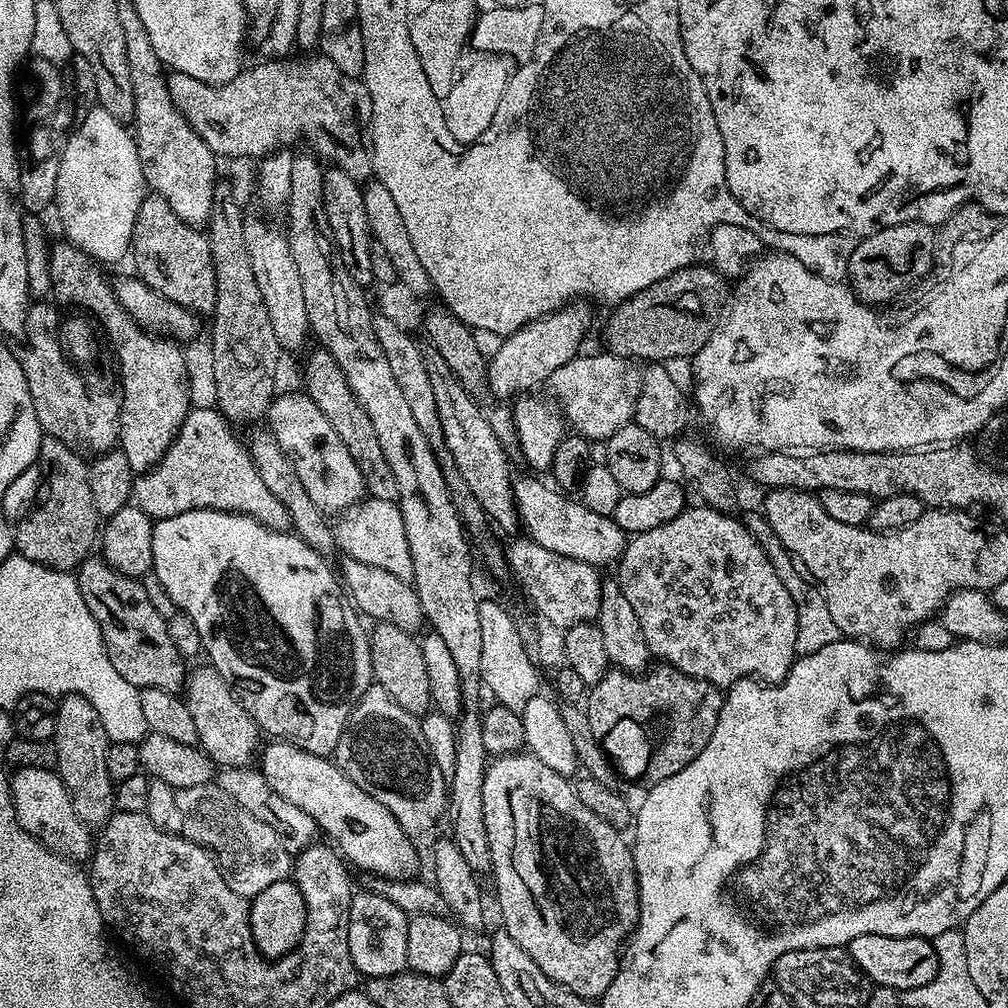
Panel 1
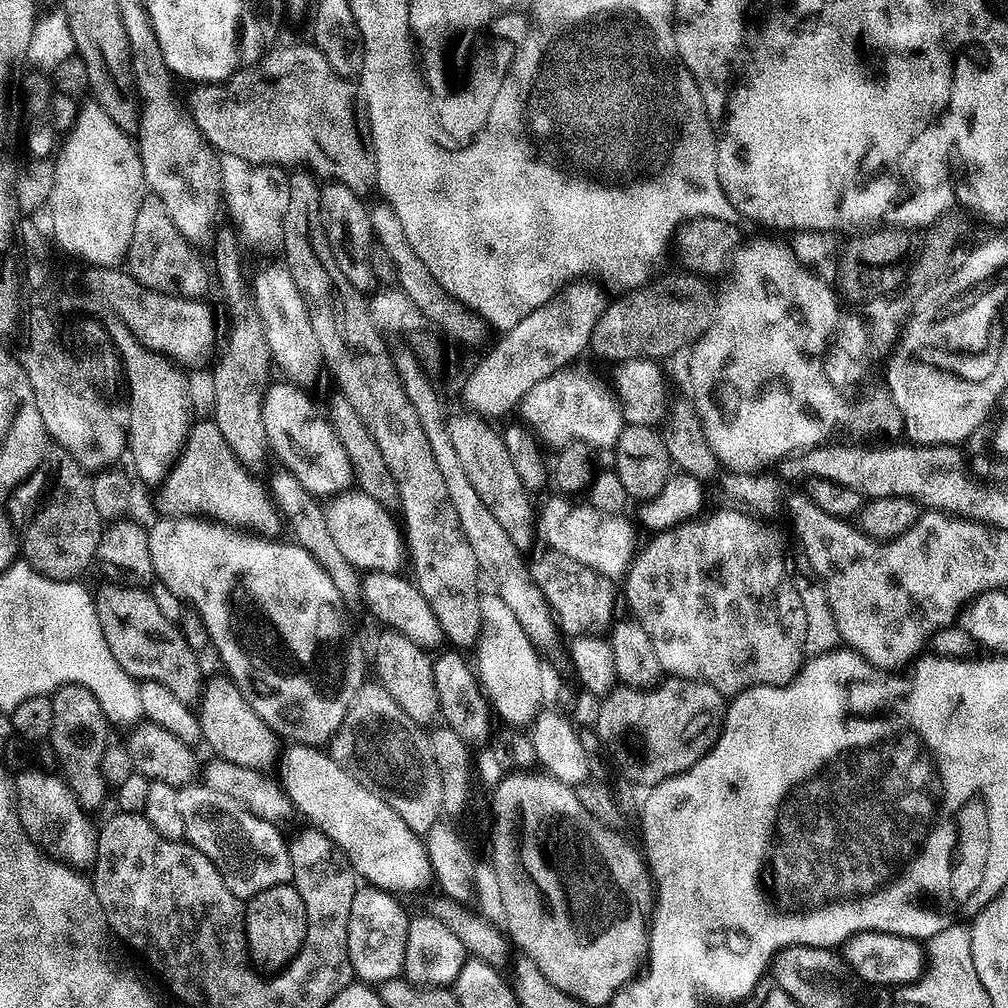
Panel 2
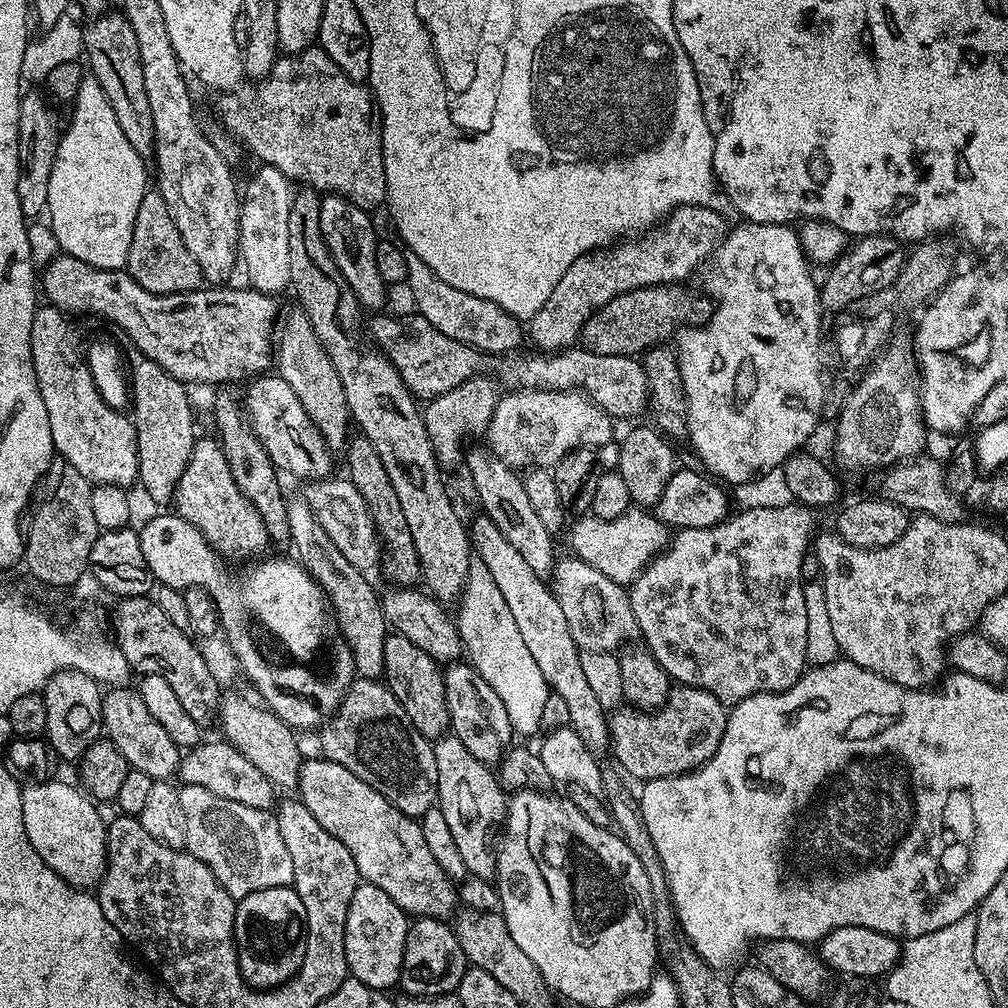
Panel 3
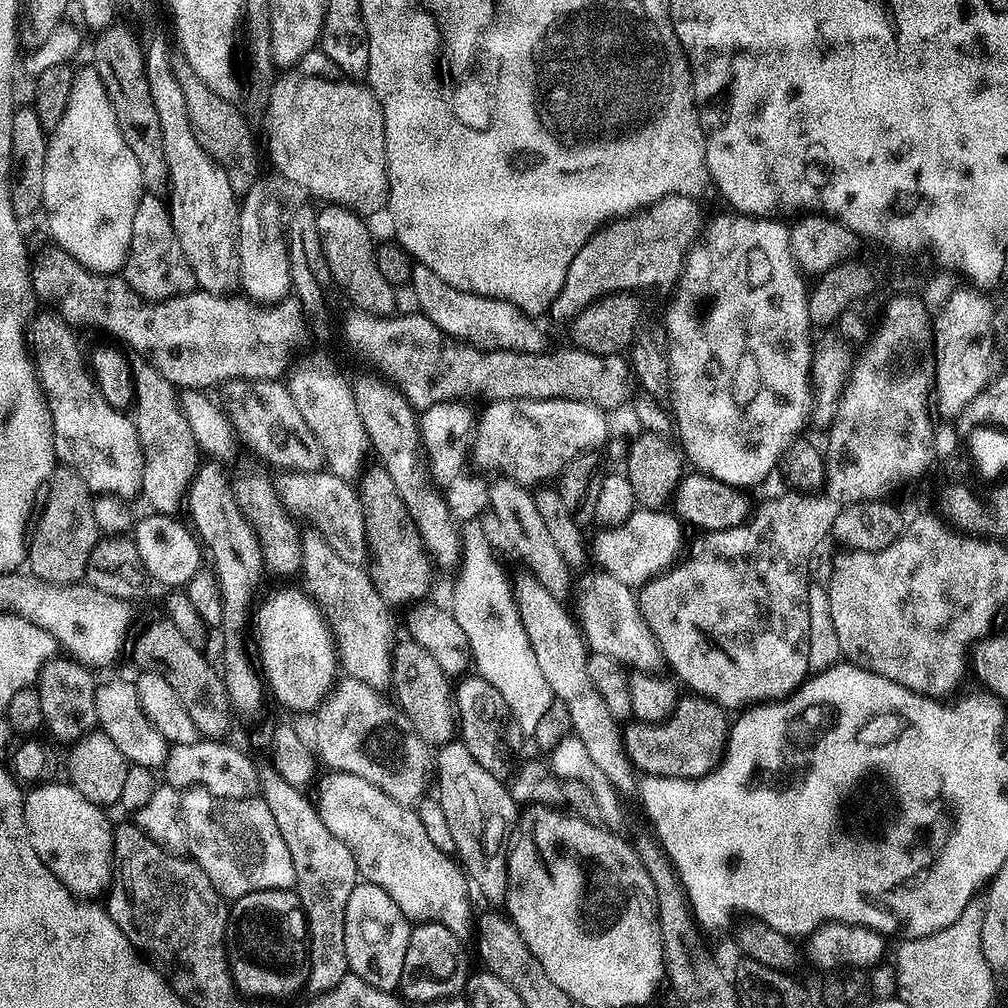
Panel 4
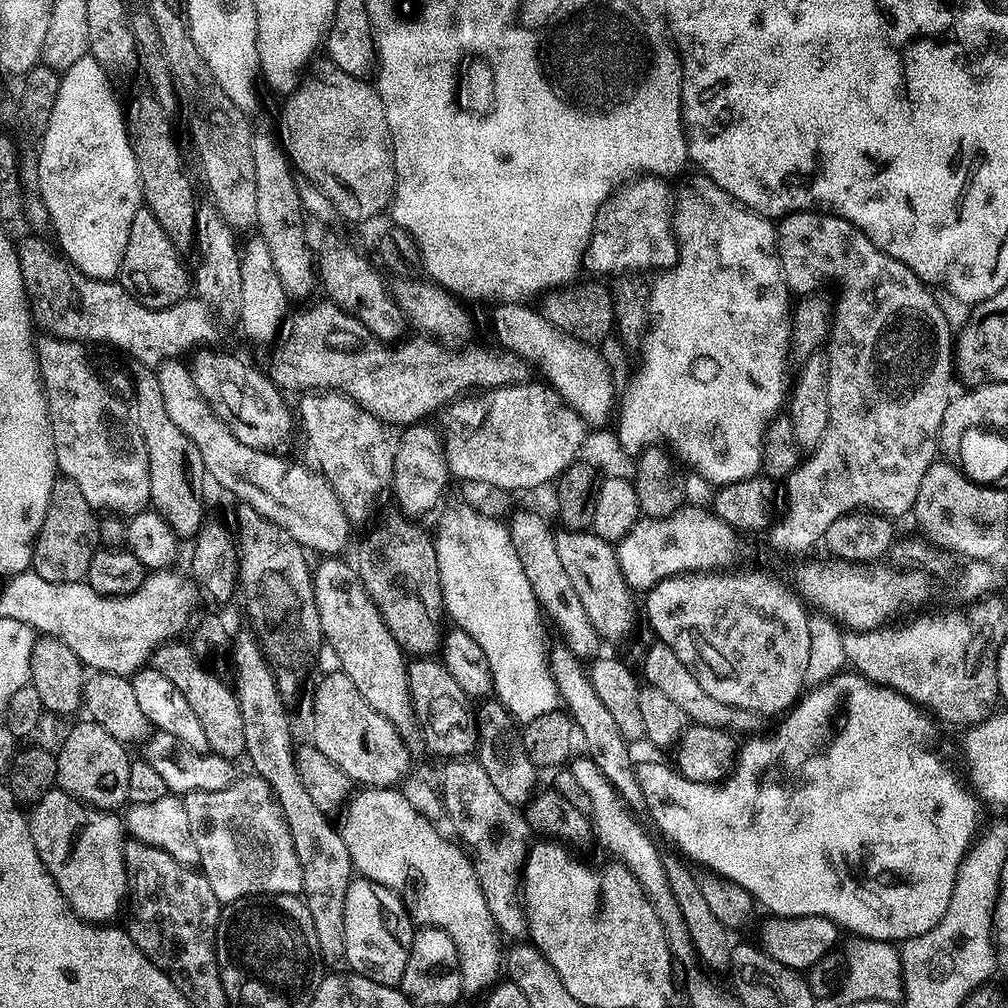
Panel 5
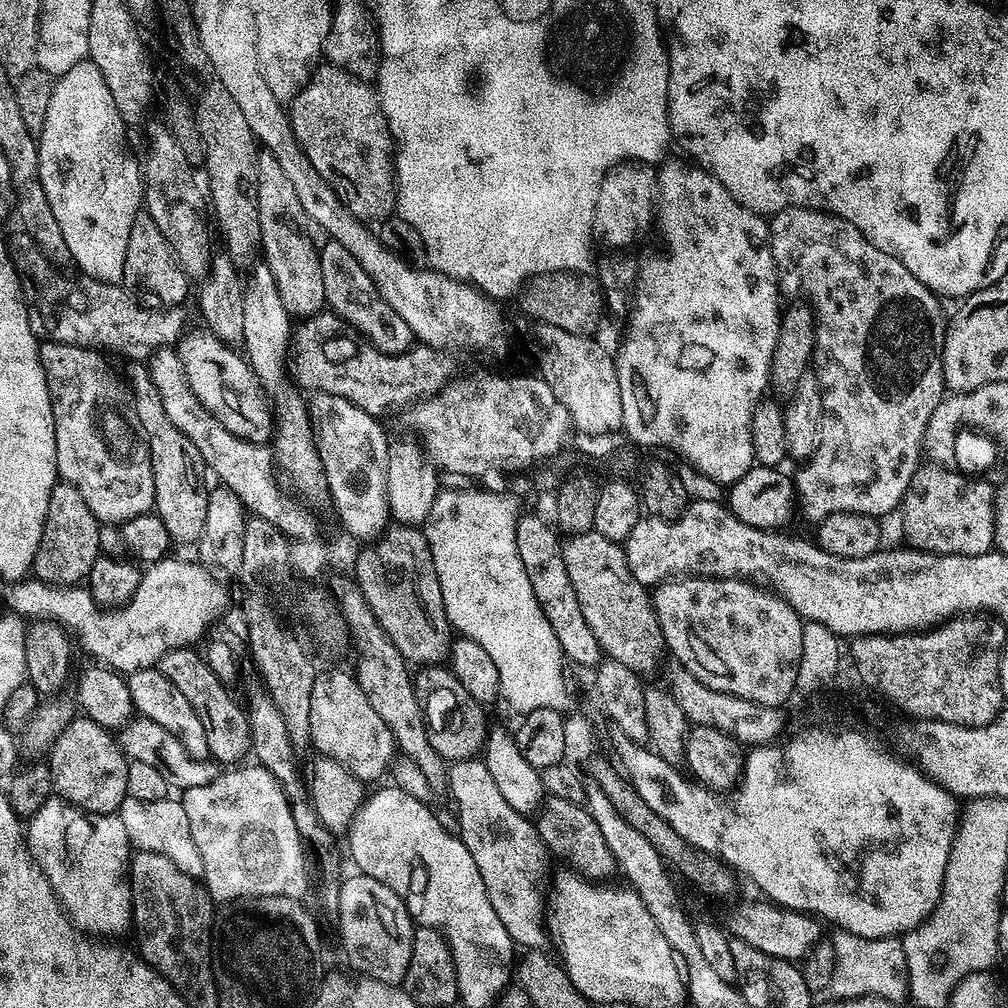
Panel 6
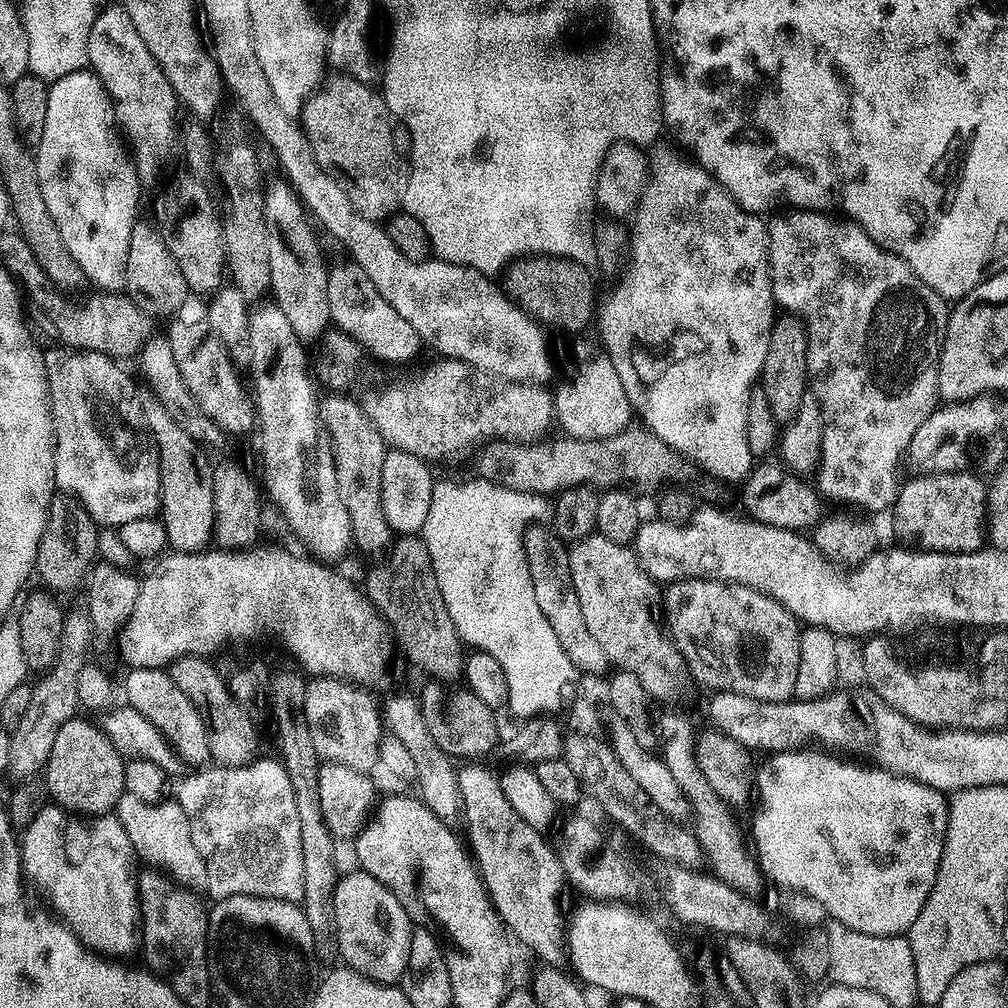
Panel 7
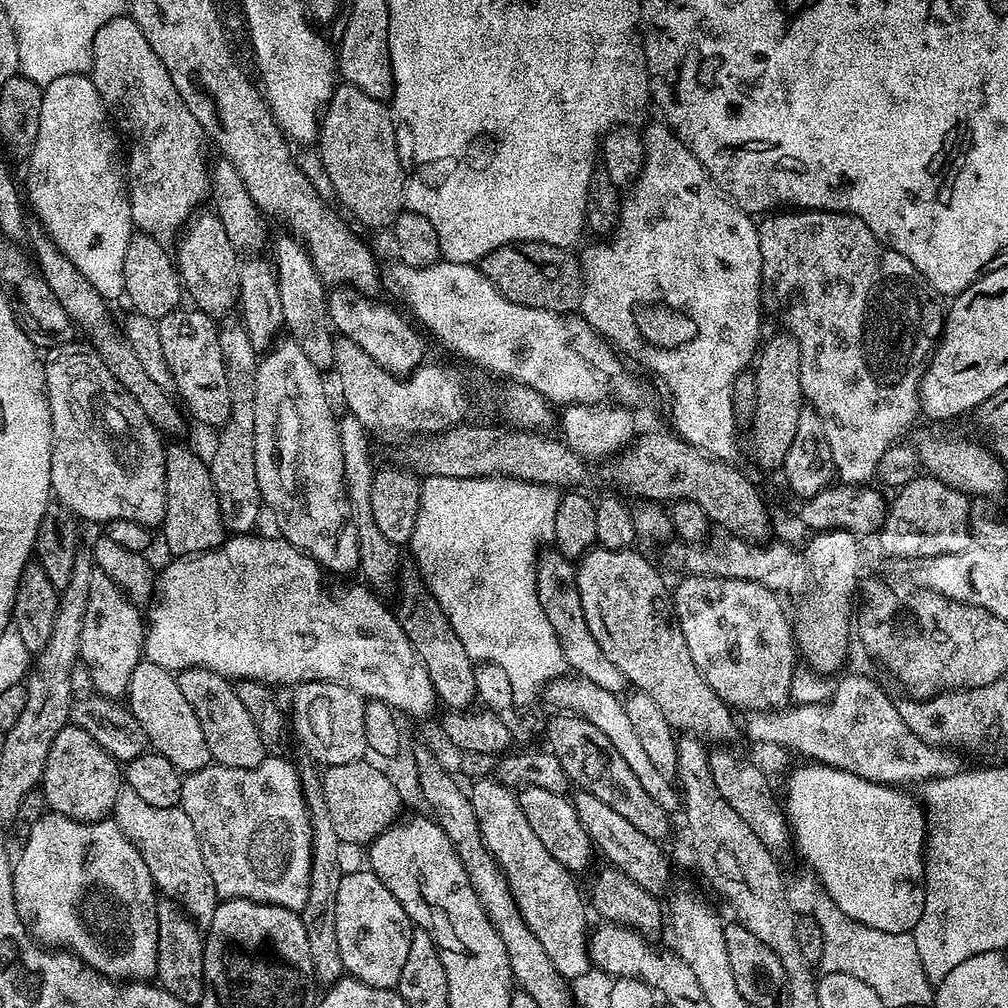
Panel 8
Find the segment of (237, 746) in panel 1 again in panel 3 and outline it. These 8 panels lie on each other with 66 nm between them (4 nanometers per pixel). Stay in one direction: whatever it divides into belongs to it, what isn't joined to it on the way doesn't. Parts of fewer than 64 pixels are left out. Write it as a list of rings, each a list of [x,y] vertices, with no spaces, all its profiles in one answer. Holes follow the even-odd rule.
[[[225,695],[221,699],[218,728],[224,731],[223,739],[232,744],[238,754],[250,758],[250,762],[254,762],[254,766],[258,766],[258,770],[262,770],[262,774],[266,774],[266,778],[277,789],[295,789],[302,763],[297,733],[286,722],[282,722],[282,718],[268,711],[267,707],[256,704],[240,696]]]

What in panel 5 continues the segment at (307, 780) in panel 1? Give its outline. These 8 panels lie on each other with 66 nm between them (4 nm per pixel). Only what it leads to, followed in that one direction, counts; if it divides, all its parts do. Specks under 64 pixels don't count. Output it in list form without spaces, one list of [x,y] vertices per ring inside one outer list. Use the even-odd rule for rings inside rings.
[[[368,786],[358,792],[349,799],[343,813],[344,825],[339,825],[338,828],[340,837],[346,842],[346,850],[350,850],[353,869],[363,879],[386,886],[386,890],[390,890],[402,901],[405,910],[417,925],[446,930],[446,934],[454,938],[454,946],[458,950],[465,993],[487,993],[501,979],[506,952],[503,947],[500,949],[502,933],[490,914],[490,906],[486,906],[486,898],[482,898],[482,886],[478,886],[478,874],[474,874],[474,866],[468,853],[459,843],[451,844],[436,829],[437,825],[433,821],[428,820],[411,805],[403,791],[395,787]]]

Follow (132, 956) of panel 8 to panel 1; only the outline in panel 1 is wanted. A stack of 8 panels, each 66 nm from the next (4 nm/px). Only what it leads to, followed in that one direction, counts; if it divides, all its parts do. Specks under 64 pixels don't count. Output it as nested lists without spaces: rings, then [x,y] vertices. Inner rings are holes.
[[[21,768],[10,776],[12,786],[12,805],[18,822],[23,828],[40,841],[40,845],[49,848],[54,854],[73,862],[87,861],[92,855],[94,836],[89,825],[78,818],[74,810],[72,796],[60,781],[59,775],[50,768]]]

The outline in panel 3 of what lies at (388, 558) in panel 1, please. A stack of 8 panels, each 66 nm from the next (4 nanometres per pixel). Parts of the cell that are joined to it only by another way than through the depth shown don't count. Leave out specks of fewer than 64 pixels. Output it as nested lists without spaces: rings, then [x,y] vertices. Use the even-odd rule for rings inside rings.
[[[325,478],[314,480],[303,485],[302,499],[310,506],[322,522],[322,530],[330,534],[330,542],[342,550],[344,557],[358,569],[369,570],[381,563],[382,549],[380,547],[380,537],[376,535],[376,523],[372,520],[372,515],[368,513],[366,502],[362,502],[362,494],[358,494],[352,481],[347,478]]]

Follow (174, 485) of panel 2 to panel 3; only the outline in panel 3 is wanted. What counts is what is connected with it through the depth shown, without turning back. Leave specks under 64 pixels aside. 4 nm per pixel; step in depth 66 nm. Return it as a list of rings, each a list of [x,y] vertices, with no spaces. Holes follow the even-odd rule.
[[[197,439],[190,462],[176,487],[175,504],[175,515],[194,525],[225,561],[244,560],[269,547],[267,527],[251,500],[247,500],[238,490],[238,482],[234,482],[224,450],[215,439]]]

